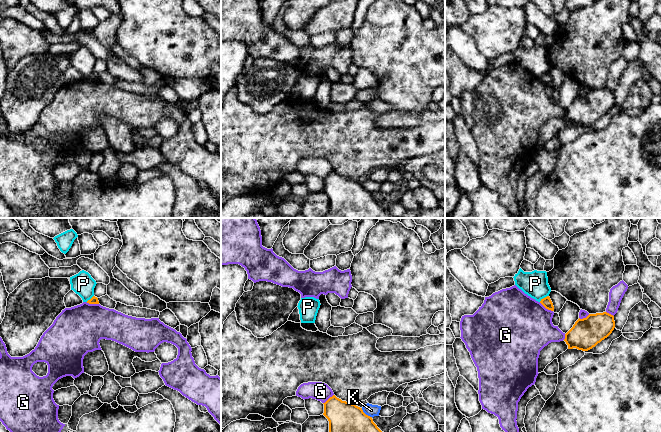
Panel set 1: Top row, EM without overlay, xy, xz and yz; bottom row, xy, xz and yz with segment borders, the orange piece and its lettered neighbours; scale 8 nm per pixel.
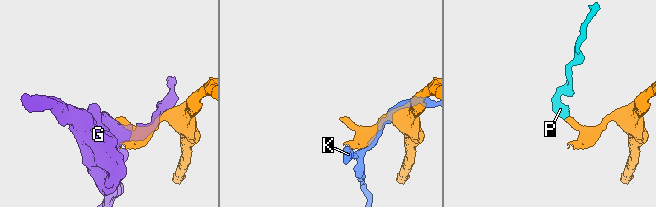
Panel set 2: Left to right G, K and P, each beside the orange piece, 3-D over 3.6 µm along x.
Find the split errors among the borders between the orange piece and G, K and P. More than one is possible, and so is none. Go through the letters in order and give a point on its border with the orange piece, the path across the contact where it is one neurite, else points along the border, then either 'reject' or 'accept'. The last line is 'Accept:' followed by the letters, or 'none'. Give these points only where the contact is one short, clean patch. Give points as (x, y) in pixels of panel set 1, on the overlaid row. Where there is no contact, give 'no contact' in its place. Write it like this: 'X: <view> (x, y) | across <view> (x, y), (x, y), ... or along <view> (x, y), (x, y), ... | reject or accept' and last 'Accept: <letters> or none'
G: yz (546, 308) | reject
K: xz (365, 414) | reject
P: yz (543, 298) | along yz (548, 295), (539, 301) | reject
Accept: none

